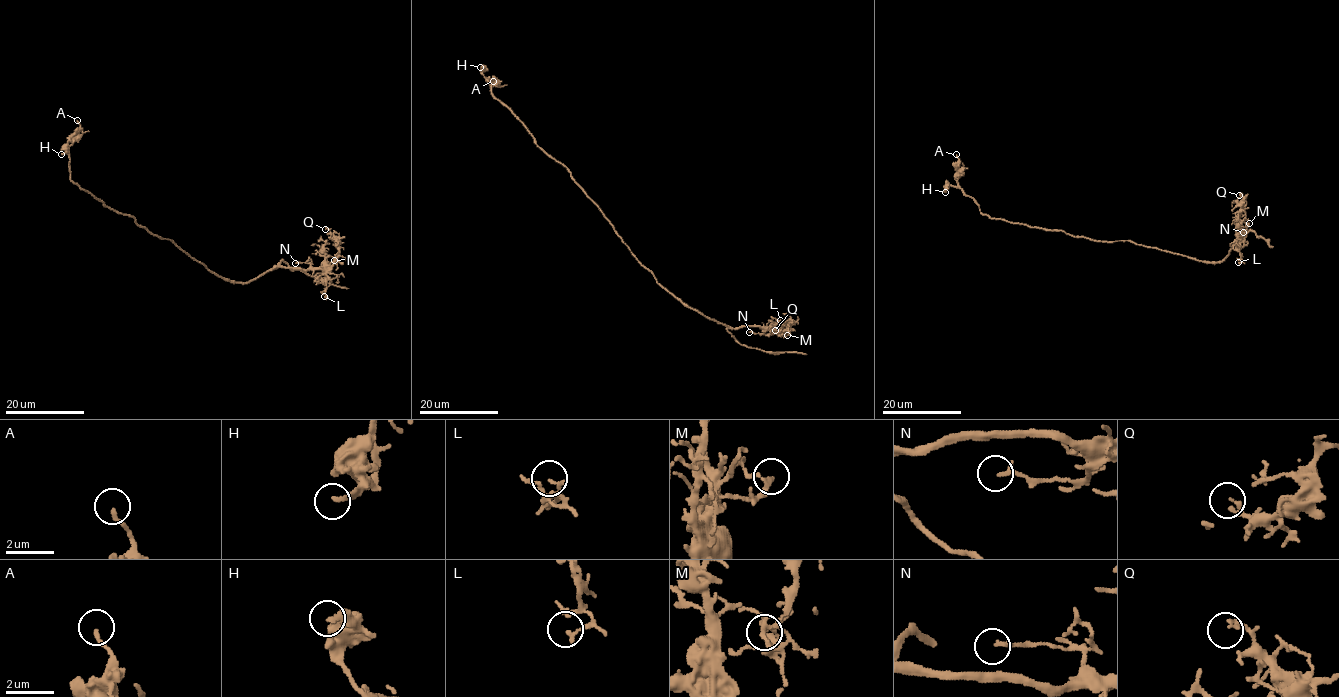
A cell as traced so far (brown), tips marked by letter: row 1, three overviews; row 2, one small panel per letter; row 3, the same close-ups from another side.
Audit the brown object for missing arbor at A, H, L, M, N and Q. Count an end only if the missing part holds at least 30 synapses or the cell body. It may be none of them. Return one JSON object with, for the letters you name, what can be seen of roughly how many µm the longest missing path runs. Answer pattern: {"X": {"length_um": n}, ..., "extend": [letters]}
{"extend": []}

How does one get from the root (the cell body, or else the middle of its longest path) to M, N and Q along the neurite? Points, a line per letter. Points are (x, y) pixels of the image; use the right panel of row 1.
M: (1132, 242), (1215, 262), (1221, 261), (1241, 235), (1237, 228), (1249, 223)
N: (1132, 242), (1214, 262), (1221, 261), (1243, 232)
Q: (1132, 242), (1201, 261), (1221, 261), (1241, 235), (1237, 229), (1243, 198), (1239, 195)

